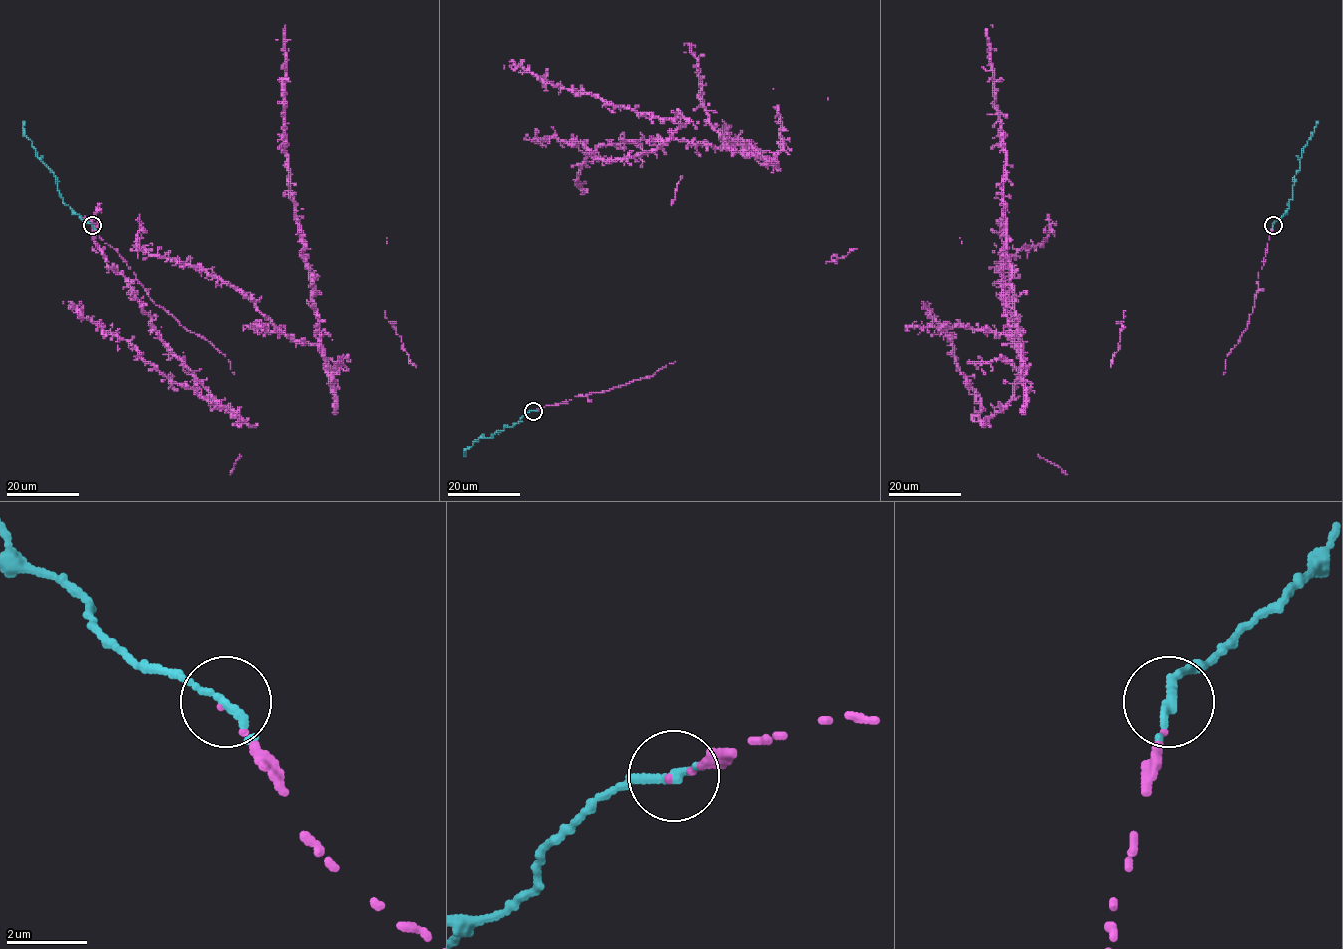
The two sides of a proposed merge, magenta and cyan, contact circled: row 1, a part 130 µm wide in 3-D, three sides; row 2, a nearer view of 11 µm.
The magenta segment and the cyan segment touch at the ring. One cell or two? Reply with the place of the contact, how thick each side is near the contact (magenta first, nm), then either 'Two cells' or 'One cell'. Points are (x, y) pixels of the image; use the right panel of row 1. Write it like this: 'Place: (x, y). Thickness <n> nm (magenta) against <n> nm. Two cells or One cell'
Place: (1273, 225). Thickness 100 nm (magenta) against 320 nm. One cell

